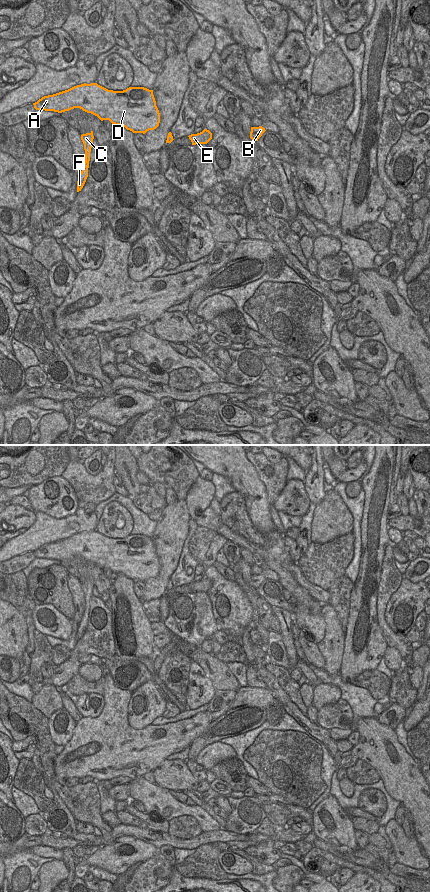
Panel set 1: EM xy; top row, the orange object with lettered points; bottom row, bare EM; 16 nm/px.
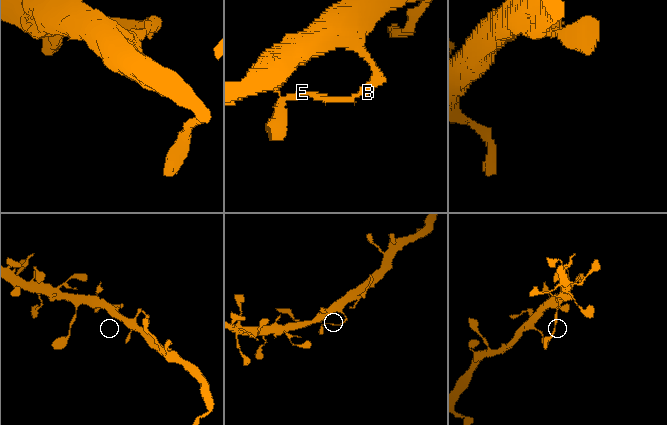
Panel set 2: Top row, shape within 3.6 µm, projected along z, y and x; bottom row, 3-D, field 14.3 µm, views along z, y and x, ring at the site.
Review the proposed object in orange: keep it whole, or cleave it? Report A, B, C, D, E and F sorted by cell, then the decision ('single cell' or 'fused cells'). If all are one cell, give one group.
A B C D E F; single cell

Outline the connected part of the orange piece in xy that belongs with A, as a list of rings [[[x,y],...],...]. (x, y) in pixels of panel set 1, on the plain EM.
[[[97,531],[81,532],[68,538],[44,544],[33,551],[36,558],[62,561],[80,556],[101,569],[122,573],[133,581],[145,582],[159,574],[160,561],[153,538],[129,535],[123,539],[108,538]]]

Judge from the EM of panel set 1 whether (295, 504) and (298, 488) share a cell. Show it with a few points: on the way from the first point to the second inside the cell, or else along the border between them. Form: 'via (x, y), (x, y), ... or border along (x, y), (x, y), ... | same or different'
via (295, 500), (296, 492) | same

